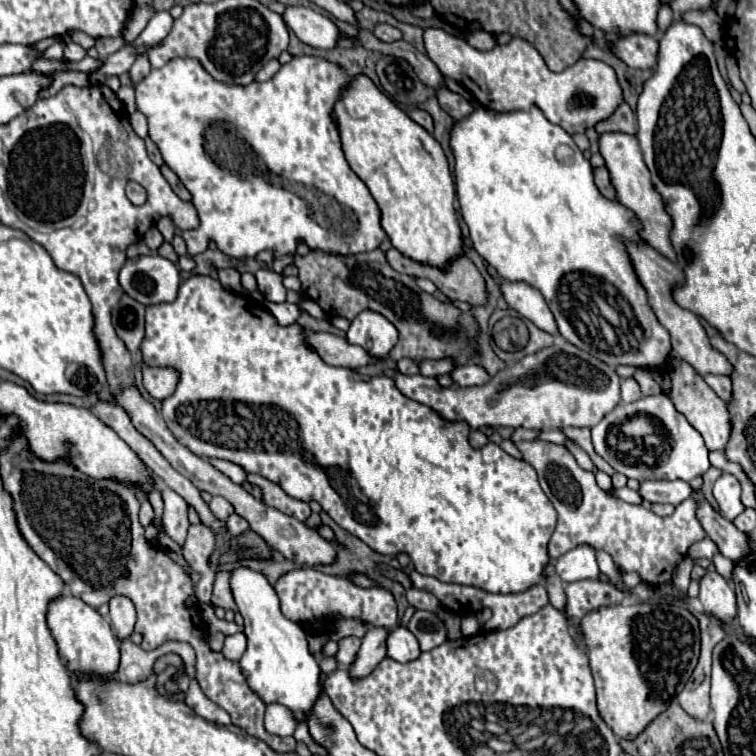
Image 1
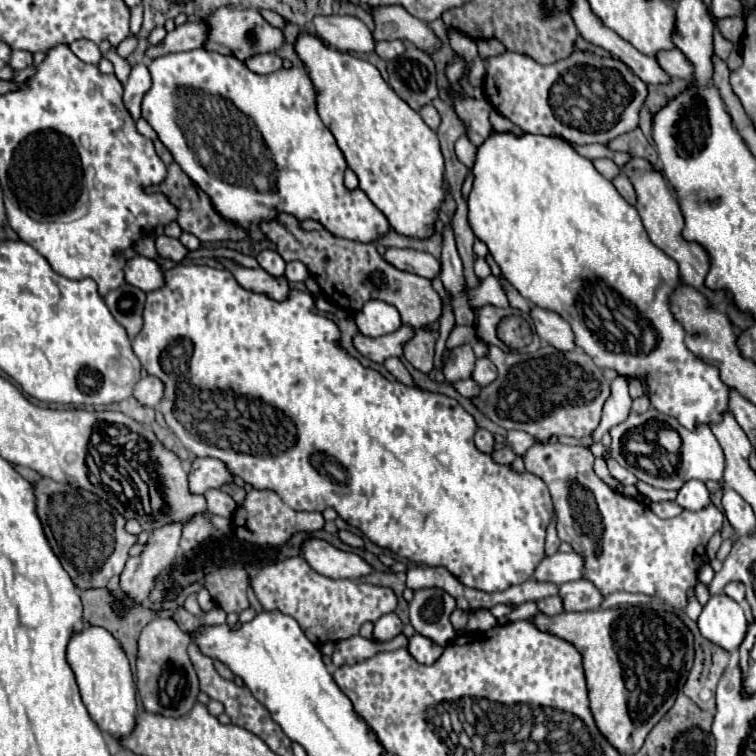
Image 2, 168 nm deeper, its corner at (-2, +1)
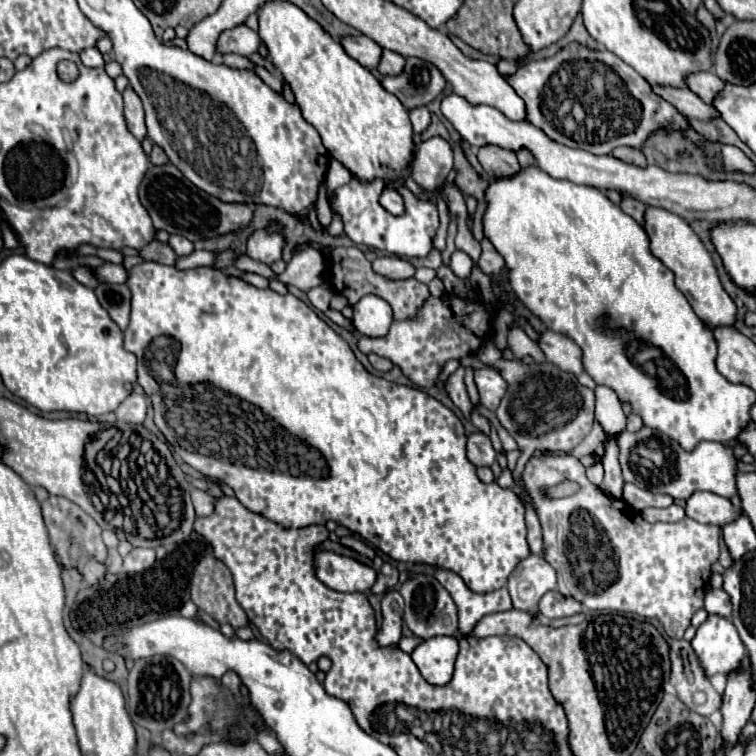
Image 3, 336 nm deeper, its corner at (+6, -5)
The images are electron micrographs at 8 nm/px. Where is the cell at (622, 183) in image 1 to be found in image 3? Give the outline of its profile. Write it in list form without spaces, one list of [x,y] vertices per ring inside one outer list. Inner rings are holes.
[[[648,206],[644,212],[644,230],[650,240],[650,252],[674,272],[676,288],[686,296],[698,318],[708,326],[732,326],[736,320],[736,306],[720,284],[710,252],[690,224],[668,210]]]

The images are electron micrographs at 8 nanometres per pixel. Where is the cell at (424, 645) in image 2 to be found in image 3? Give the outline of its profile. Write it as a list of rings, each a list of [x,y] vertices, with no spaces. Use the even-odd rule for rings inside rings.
[[[452,636],[428,638],[420,642],[410,654],[420,674],[434,686],[450,682],[454,672],[454,658],[458,654],[458,642]]]

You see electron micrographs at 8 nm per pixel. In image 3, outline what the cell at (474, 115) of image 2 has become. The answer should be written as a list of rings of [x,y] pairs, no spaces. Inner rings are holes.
[[[494,144],[480,146],[476,156],[488,176],[510,176],[520,170],[516,154],[512,150],[504,150]]]

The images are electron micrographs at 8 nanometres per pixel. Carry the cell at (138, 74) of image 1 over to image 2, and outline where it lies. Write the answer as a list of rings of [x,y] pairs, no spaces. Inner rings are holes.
[[[136,64],[124,86],[124,106],[134,120],[140,118],[140,104],[148,90],[150,90],[150,72],[144,64]]]

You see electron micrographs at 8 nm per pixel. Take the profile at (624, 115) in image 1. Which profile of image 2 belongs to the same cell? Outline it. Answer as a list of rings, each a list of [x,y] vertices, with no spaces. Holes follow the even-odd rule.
[[[634,130],[634,132],[628,132],[628,134],[622,134],[618,136],[612,144],[610,144],[612,150],[618,150],[618,152],[626,152],[630,156],[636,156],[636,158],[644,158],[648,162],[656,162],[658,156],[656,156],[656,150],[650,146],[650,142],[646,140],[646,136],[642,134],[642,130]]]

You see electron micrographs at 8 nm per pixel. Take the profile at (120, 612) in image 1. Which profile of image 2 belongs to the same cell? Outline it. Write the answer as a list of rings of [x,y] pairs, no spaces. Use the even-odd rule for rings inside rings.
[[[168,524],[160,530],[154,530],[144,546],[144,552],[128,558],[120,574],[120,588],[134,602],[144,602],[154,586],[156,576],[174,562],[178,554],[180,532],[180,524]]]

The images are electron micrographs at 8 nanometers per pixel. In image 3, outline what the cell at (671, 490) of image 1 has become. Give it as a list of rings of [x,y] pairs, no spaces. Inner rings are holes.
[[[694,492],[684,506],[684,512],[688,518],[704,524],[724,526],[726,522],[732,522],[740,512],[732,508],[728,498],[710,494],[710,492]]]

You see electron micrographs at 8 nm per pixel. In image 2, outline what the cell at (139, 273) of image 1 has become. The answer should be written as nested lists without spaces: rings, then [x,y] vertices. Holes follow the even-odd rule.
[[[136,256],[136,258],[128,260],[126,268],[124,268],[124,276],[126,276],[128,284],[132,284],[144,292],[158,290],[164,284],[162,268],[154,260],[144,258],[144,256]]]

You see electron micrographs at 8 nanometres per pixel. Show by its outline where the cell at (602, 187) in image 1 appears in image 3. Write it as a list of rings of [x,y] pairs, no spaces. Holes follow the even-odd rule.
[[[624,196],[624,198],[622,198],[622,202],[620,202],[620,208],[622,208],[628,216],[632,216],[636,222],[640,222],[640,224],[642,224],[644,208],[646,208],[642,202],[638,202],[638,200],[634,200],[634,198]]]

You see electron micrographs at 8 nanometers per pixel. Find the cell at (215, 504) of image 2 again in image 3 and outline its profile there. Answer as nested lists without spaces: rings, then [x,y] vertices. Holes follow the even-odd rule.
[[[192,490],[192,504],[198,516],[210,516],[214,512],[214,498],[202,490]]]

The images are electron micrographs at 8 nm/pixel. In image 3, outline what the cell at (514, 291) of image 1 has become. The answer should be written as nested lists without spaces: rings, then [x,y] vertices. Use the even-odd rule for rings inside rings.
[[[544,330],[538,336],[538,346],[546,354],[546,360],[548,362],[554,362],[562,370],[572,372],[572,374],[580,374],[584,370],[582,360],[580,360],[580,354],[582,352],[576,346],[576,342],[572,338],[568,338],[566,334]]]

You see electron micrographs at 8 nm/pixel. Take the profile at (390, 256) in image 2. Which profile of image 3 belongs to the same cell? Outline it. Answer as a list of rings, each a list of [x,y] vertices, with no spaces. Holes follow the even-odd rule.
[[[380,256],[372,262],[372,268],[376,274],[382,274],[390,280],[404,280],[404,278],[412,278],[416,274],[414,264],[400,256]]]

